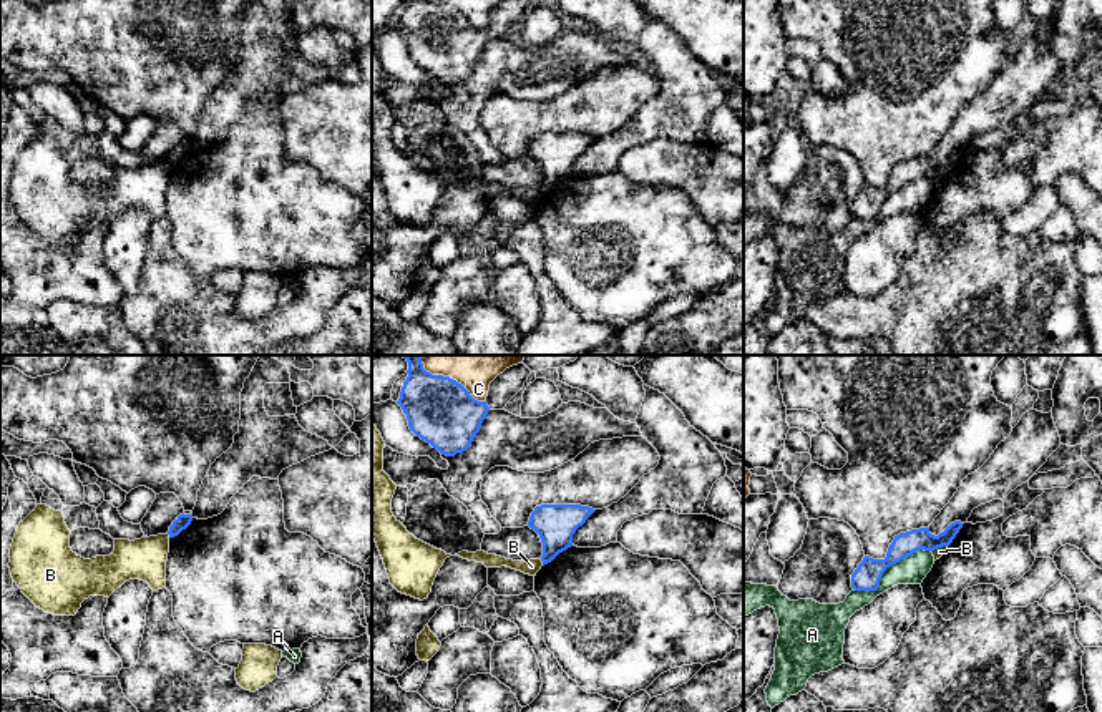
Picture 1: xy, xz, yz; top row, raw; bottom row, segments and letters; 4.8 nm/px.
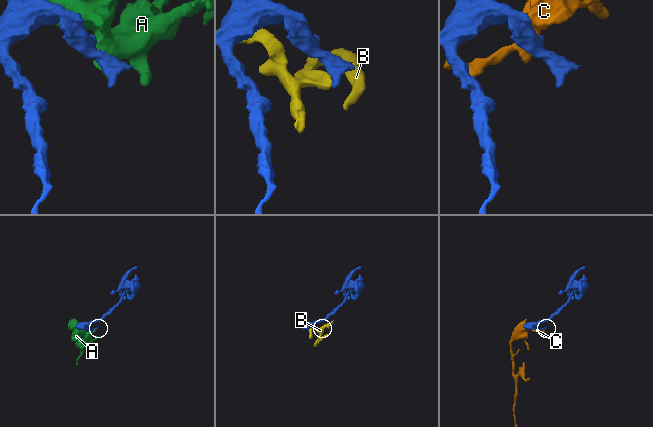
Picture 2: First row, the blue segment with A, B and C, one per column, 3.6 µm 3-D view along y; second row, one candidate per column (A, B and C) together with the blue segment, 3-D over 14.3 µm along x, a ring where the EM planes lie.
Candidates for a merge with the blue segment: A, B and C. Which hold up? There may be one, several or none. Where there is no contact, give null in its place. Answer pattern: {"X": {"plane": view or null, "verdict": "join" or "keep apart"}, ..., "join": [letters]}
{"A": {"plane": "yz", "verdict": "keep apart"}, "B": {"plane": "xz", "verdict": "keep apart"}, "C": {"plane": "xz", "verdict": "keep apart"}, "join": []}

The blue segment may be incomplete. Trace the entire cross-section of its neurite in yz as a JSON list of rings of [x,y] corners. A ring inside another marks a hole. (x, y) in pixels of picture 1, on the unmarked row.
[[[954,149],[938,164],[929,161],[929,156],[911,158],[895,164],[888,176],[885,188],[873,188],[865,184],[851,202],[851,216],[855,219],[876,219],[880,216],[880,207],[883,201],[900,191],[901,188],[911,184],[913,181],[924,178],[934,179],[943,174],[949,174],[964,151]]]

